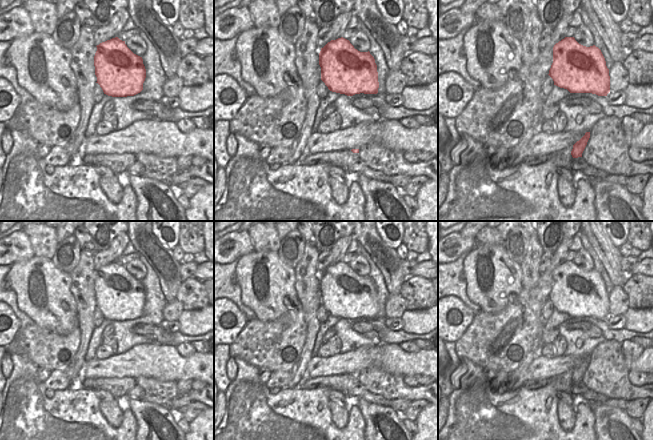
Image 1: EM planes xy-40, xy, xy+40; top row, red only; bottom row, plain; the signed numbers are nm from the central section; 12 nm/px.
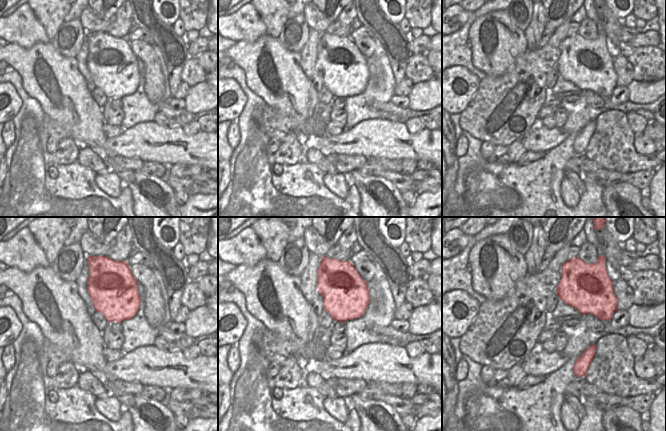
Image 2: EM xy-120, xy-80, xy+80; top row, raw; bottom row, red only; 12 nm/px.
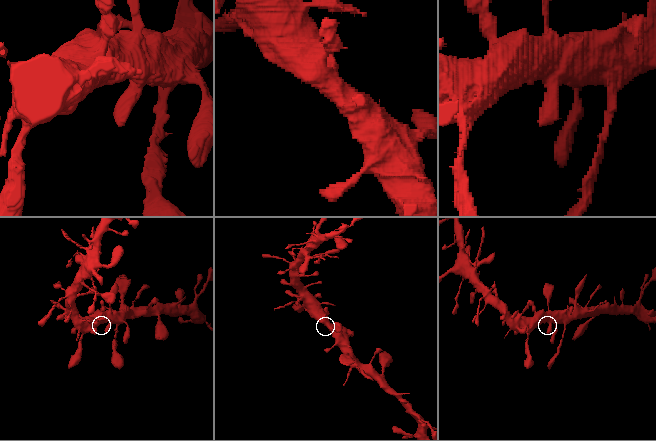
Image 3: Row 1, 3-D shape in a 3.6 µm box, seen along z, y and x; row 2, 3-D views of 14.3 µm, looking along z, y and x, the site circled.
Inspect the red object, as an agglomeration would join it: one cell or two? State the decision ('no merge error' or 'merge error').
no merge error

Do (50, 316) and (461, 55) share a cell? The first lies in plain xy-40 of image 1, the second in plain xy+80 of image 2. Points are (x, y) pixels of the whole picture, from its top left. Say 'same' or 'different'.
different

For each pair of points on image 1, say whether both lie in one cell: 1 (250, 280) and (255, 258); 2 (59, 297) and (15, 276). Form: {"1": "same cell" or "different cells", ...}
{"1": "same cell", "2": "same cell"}

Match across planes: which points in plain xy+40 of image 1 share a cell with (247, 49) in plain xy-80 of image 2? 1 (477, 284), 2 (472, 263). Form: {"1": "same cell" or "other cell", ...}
{"1": "same cell", "2": "same cell"}

